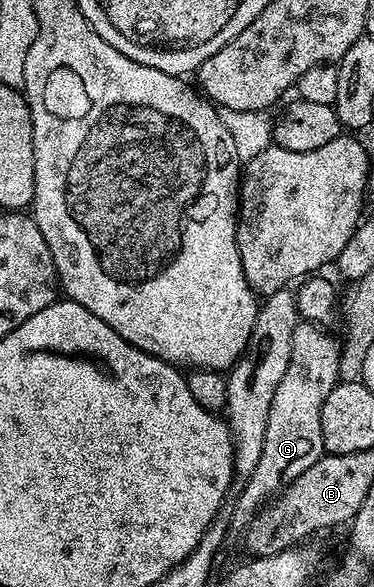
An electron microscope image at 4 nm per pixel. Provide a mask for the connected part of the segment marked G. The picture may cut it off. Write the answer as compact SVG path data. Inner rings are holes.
M300 320L293 331L293 351L289 355L289 367L273 391L273 403L269 407L269 423L265 423L265 447L253 475L242 486L239 498L233 504L231 529L246 530L257 510L266 505L301 471L309 471L313 463L324 456L321 439L321 407L329 399L329 391L339 384L339 355L341 345L327 334L318 323Z

